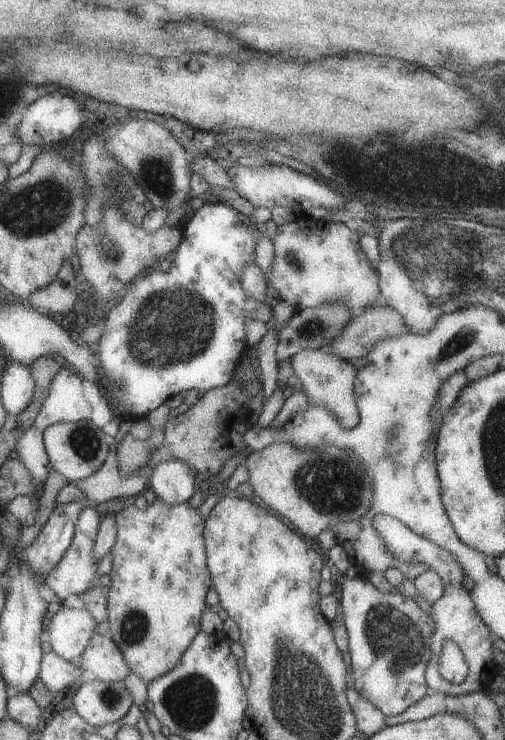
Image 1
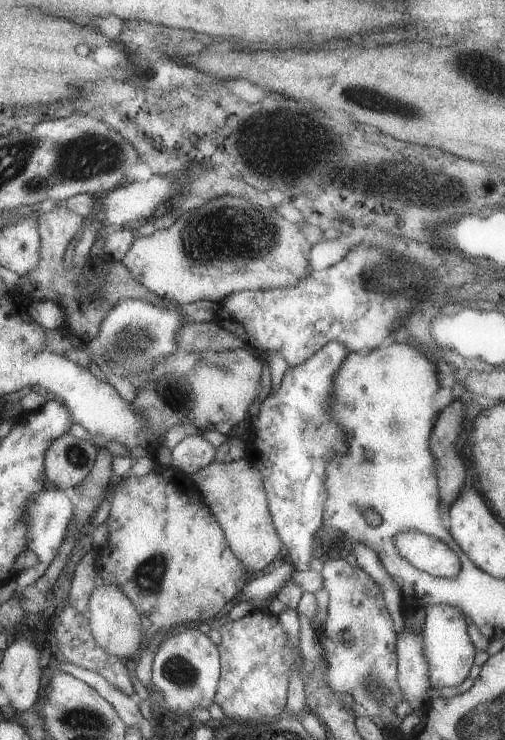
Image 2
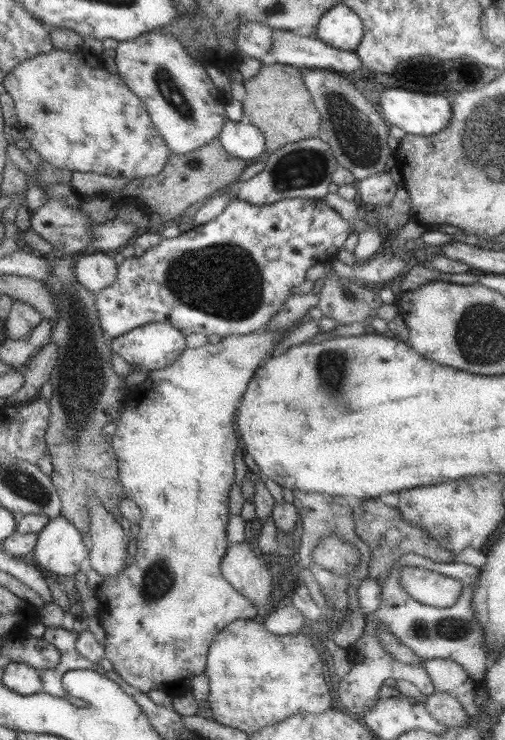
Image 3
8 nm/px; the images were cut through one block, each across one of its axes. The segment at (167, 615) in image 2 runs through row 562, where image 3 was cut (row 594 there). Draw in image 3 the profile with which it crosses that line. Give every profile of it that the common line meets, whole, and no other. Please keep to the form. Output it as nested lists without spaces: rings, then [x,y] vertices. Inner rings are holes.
[[[264,329],[259,330],[255,333],[246,334],[245,336],[237,336],[237,335],[231,335],[231,336],[225,336],[220,339],[218,343],[205,343],[203,346],[200,346],[199,348],[191,348],[189,346],[185,347],[185,350],[179,355],[179,358],[176,358],[173,363],[169,364],[169,366],[165,368],[156,369],[153,371],[145,372],[146,373],[146,385],[149,385],[147,388],[146,385],[139,386],[140,390],[143,391],[143,394],[139,400],[139,402],[135,402],[135,406],[133,406],[133,410],[127,414],[125,412],[125,416],[123,416],[123,408],[121,406],[121,413],[117,415],[117,419],[114,419],[113,422],[116,425],[115,432],[112,434],[112,436],[109,436],[110,443],[112,446],[112,452],[117,457],[118,460],[118,473],[119,478],[121,481],[121,484],[123,485],[126,498],[130,499],[139,510],[139,522],[137,524],[137,527],[134,527],[134,531],[132,533],[132,537],[136,540],[136,550],[134,554],[135,561],[127,566],[124,567],[124,569],[113,578],[104,578],[102,583],[95,589],[95,598],[98,600],[98,604],[100,606],[98,616],[100,625],[102,626],[105,635],[105,639],[103,642],[104,644],[104,652],[105,652],[105,658],[109,660],[112,664],[113,672],[117,673],[123,681],[125,681],[127,684],[130,684],[131,686],[134,686],[137,690],[140,690],[141,692],[147,693],[149,690],[163,690],[166,691],[168,694],[172,696],[178,696],[180,694],[185,694],[187,692],[191,692],[189,681],[193,678],[193,676],[201,674],[206,667],[206,660],[207,660],[207,652],[209,649],[209,644],[213,642],[213,639],[215,638],[215,634],[219,632],[222,628],[225,628],[230,622],[233,622],[237,619],[253,619],[257,614],[259,614],[261,611],[259,608],[253,606],[250,604],[249,600],[247,600],[240,592],[237,592],[226,580],[223,578],[223,575],[220,573],[220,562],[222,559],[222,556],[225,554],[226,548],[227,548],[227,541],[226,541],[226,534],[225,534],[225,525],[227,524],[229,514],[228,514],[228,496],[229,496],[229,490],[231,490],[231,486],[233,486],[233,482],[235,482],[235,474],[233,473],[233,453],[235,452],[237,448],[237,440],[235,437],[235,430],[233,430],[233,424],[234,418],[236,416],[237,408],[240,405],[240,400],[246,390],[246,386],[249,383],[249,380],[253,377],[253,374],[255,373],[255,370],[259,367],[260,364],[263,363],[265,359],[267,359],[267,356],[273,352],[275,346],[278,344],[278,340],[281,338],[282,334],[284,334],[285,329],[279,330],[279,331],[267,331],[265,332]]]

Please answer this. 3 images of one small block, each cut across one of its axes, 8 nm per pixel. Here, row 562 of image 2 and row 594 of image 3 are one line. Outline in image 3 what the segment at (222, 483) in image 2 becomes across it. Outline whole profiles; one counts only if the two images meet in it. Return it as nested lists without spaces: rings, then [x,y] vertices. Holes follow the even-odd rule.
[[[243,540],[226,548],[220,562],[223,578],[260,611],[269,610],[271,572],[269,559],[257,556]]]

